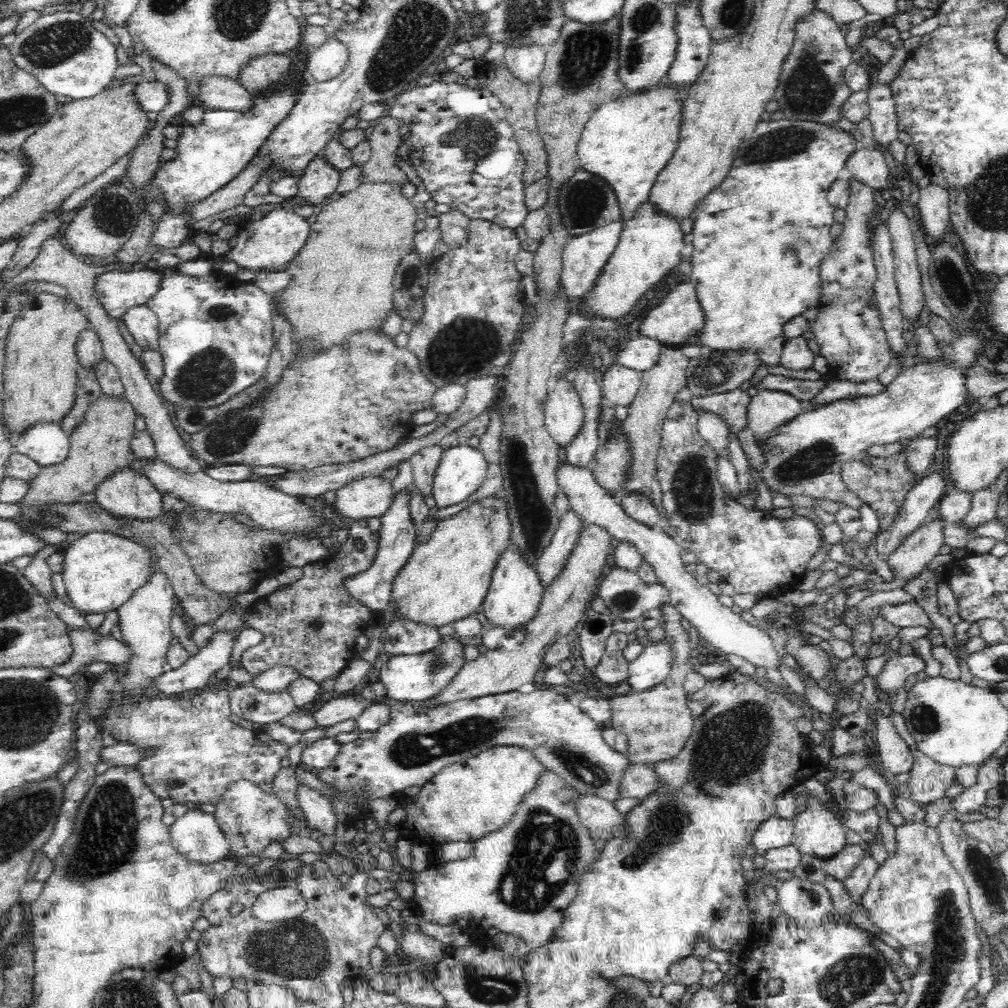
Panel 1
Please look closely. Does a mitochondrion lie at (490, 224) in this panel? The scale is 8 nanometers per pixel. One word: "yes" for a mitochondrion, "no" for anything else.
no

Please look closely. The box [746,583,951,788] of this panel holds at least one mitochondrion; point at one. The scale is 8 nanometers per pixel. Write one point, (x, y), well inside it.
(924, 719)

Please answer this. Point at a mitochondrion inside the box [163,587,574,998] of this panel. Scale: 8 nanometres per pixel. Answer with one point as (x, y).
(297, 950)

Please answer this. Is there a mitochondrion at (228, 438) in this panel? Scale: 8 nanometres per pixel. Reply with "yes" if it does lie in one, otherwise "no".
yes

